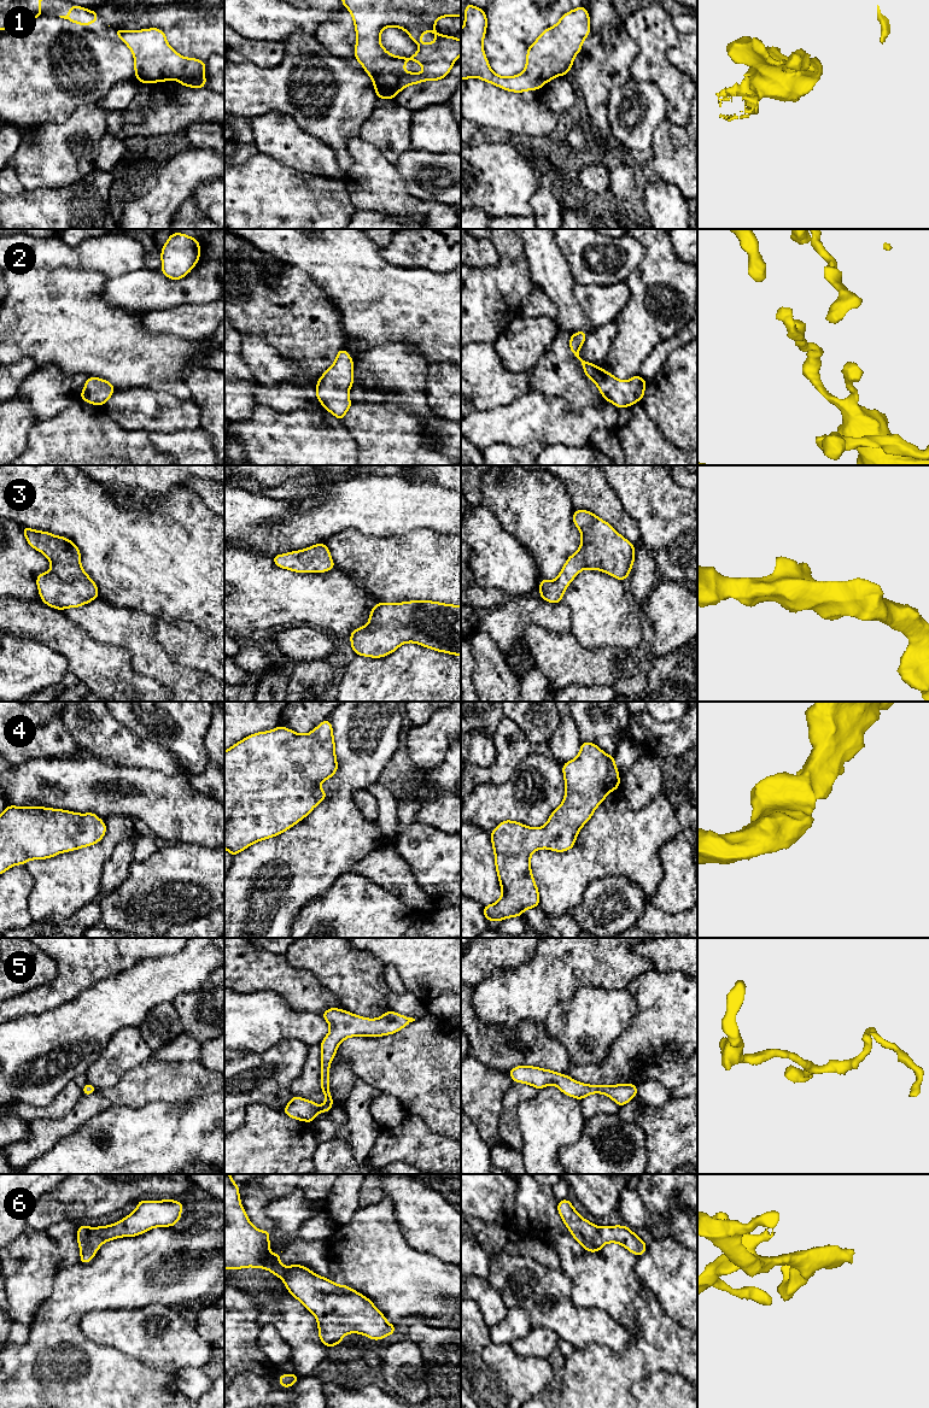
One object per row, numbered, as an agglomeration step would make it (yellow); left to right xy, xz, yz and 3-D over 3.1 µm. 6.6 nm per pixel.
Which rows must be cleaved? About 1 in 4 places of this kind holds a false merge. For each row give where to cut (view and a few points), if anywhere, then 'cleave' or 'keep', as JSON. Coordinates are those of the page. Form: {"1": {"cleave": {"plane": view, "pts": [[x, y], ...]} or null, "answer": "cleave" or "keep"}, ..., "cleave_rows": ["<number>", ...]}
{"1": {"cleave": null, "answer": "keep"}, "2": {"cleave": null, "answer": "keep"}, "3": {"cleave": null, "answer": "keep"}, "4": {"cleave": null, "answer": "keep"}, "5": {"cleave": null, "answer": "keep"}, "6": {"cleave": null, "answer": "keep"}, "cleave_rows": []}

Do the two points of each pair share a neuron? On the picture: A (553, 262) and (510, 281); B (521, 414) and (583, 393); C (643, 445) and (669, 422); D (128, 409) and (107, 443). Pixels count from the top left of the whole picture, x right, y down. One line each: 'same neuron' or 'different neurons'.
A: different neurons
B: different neurons
C: different neurons
D: different neurons

